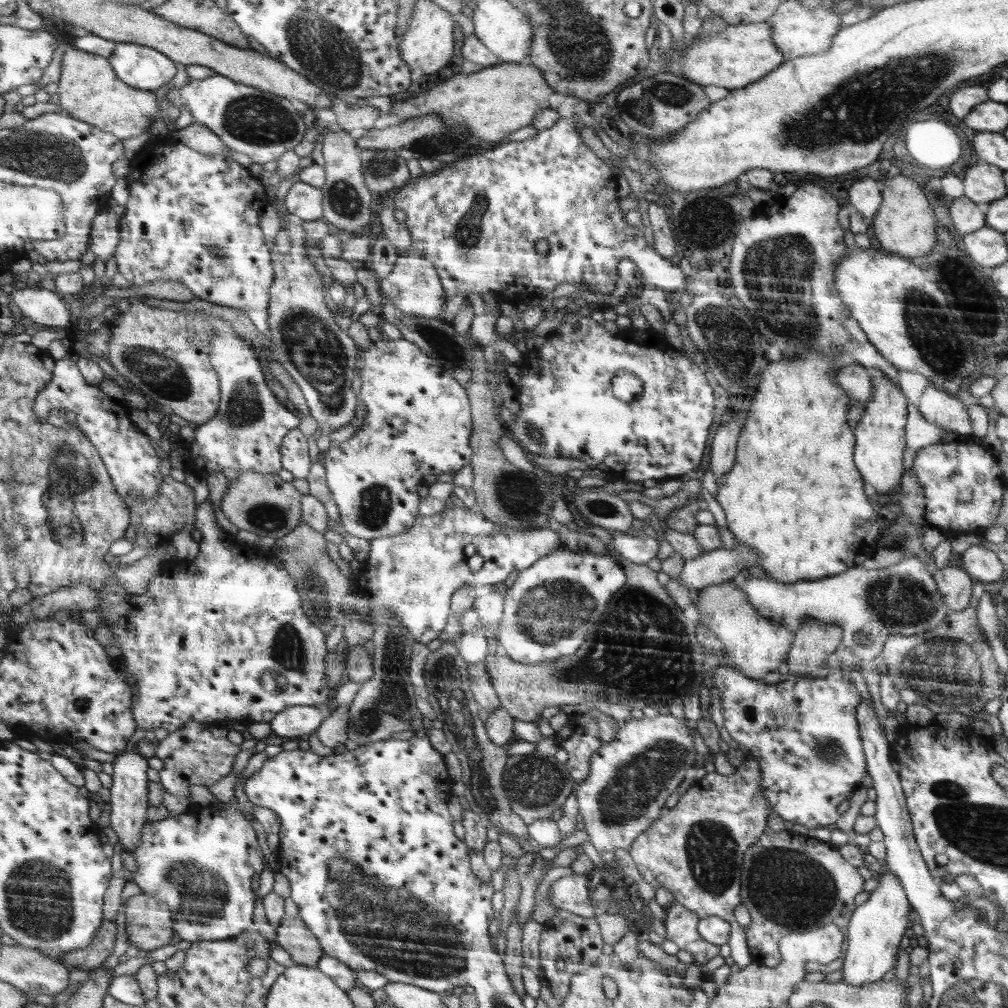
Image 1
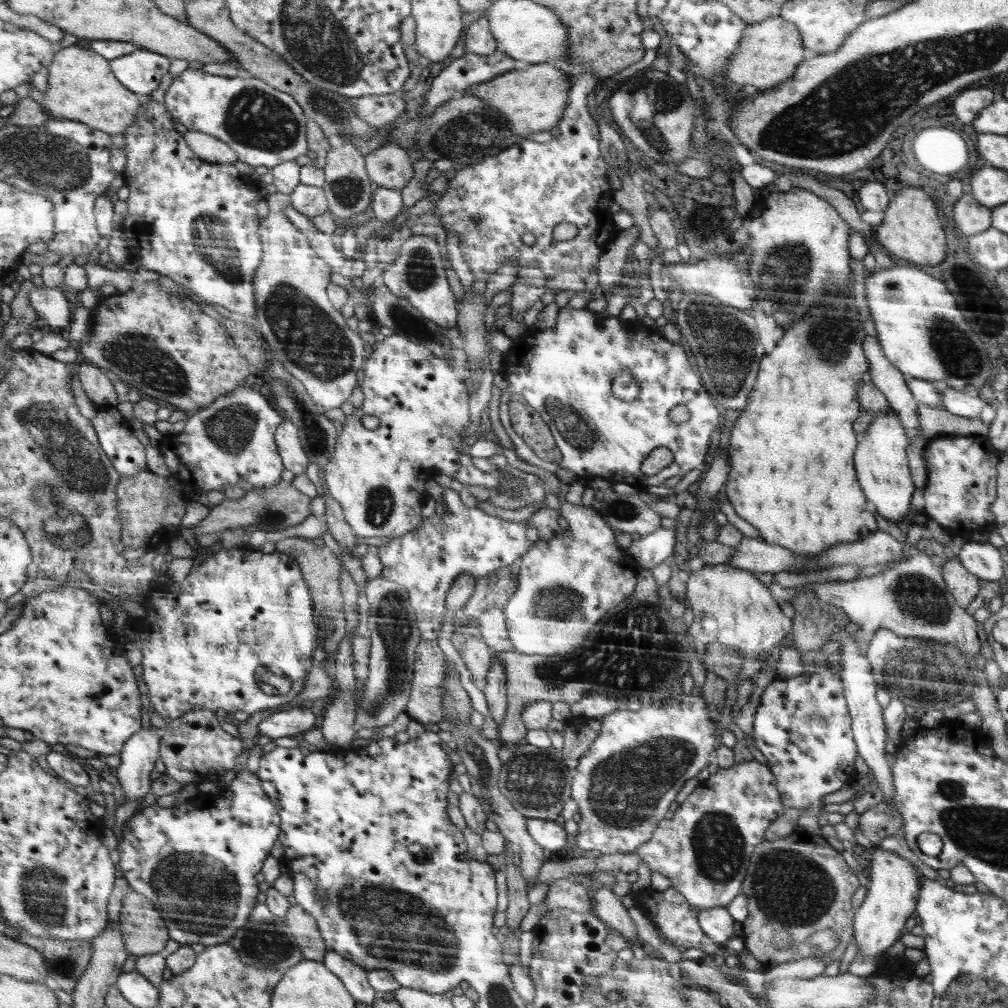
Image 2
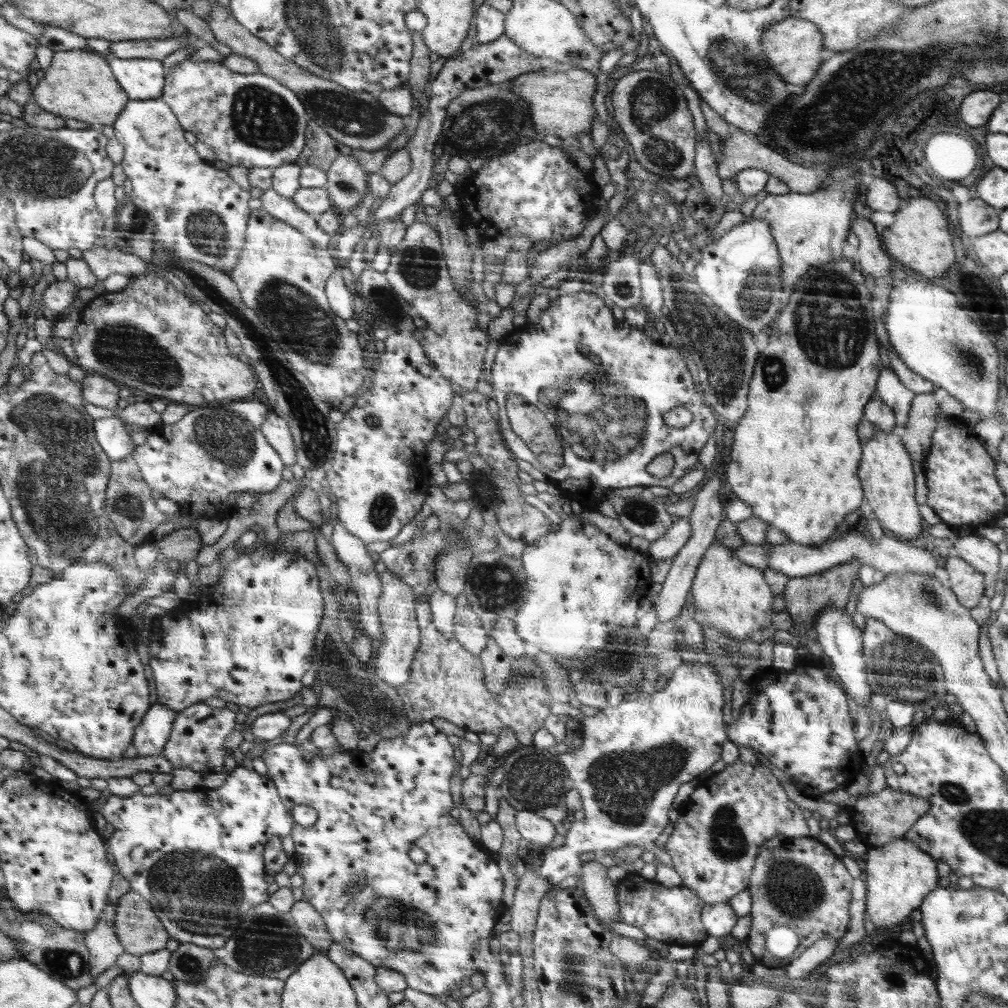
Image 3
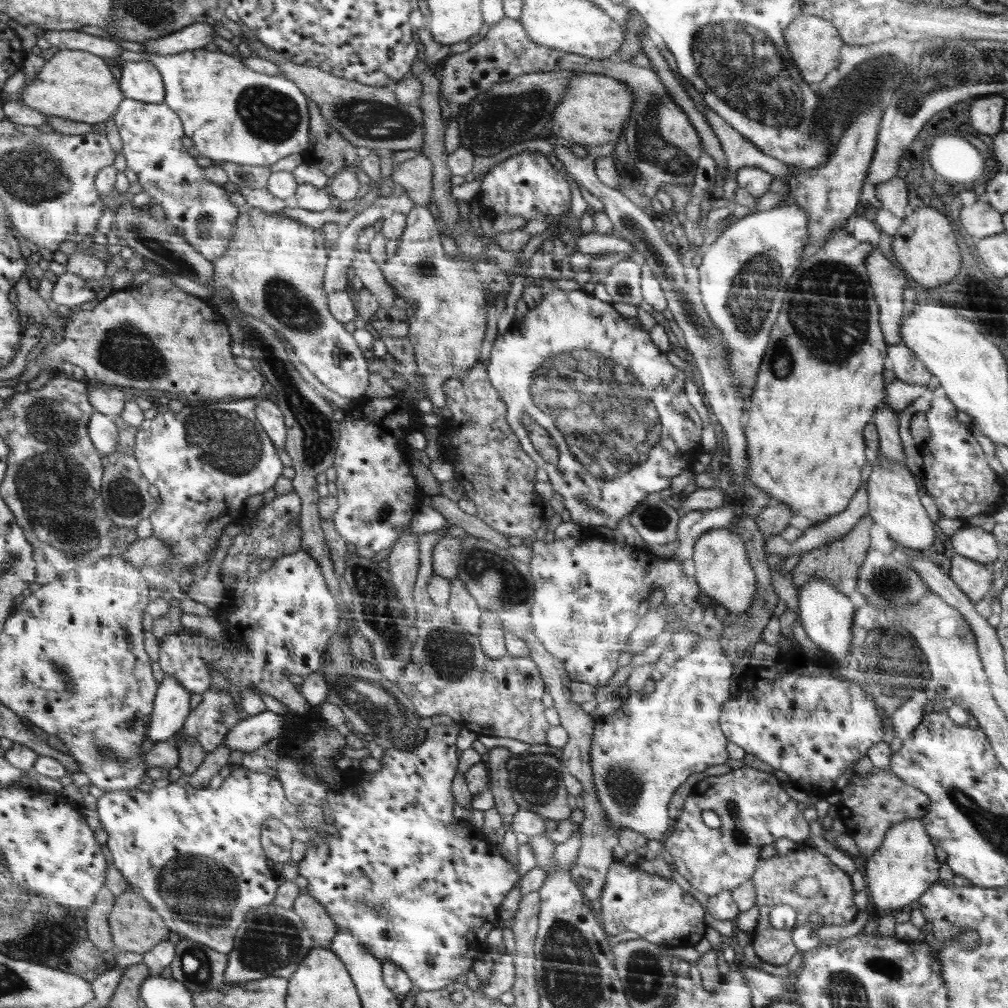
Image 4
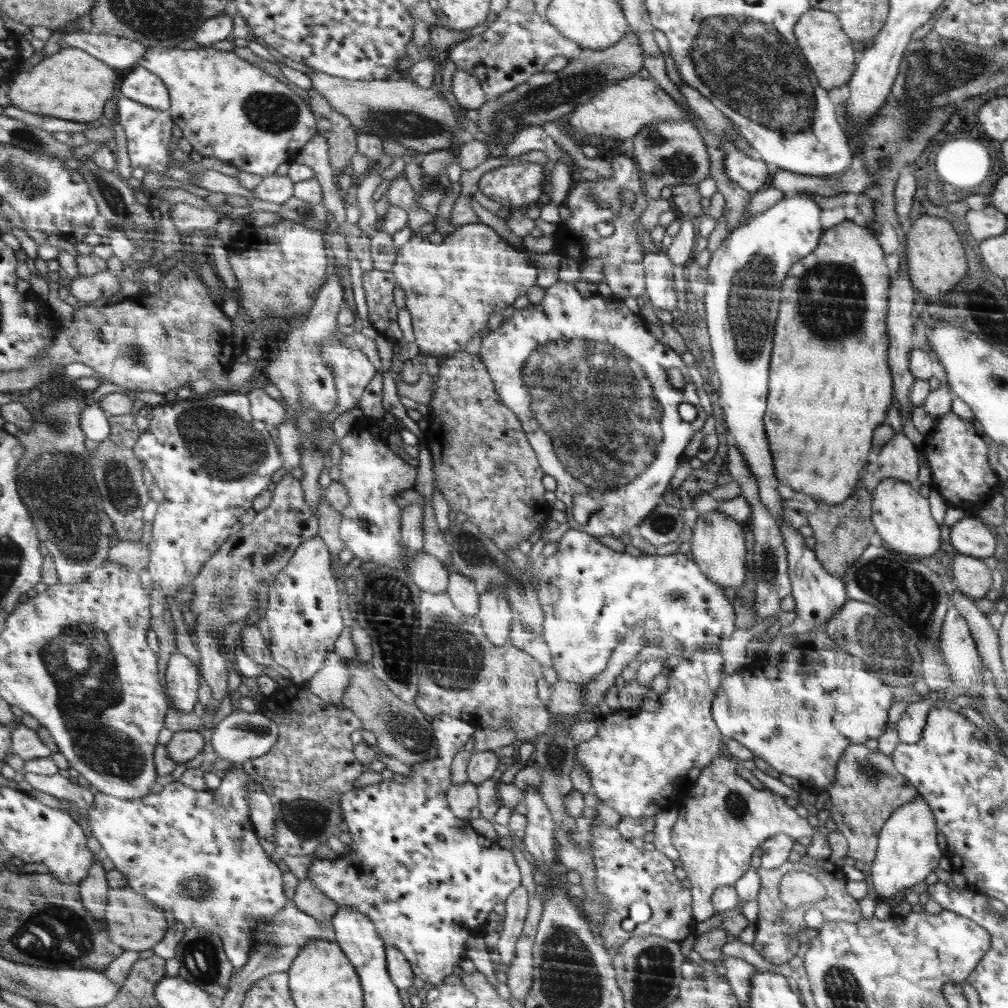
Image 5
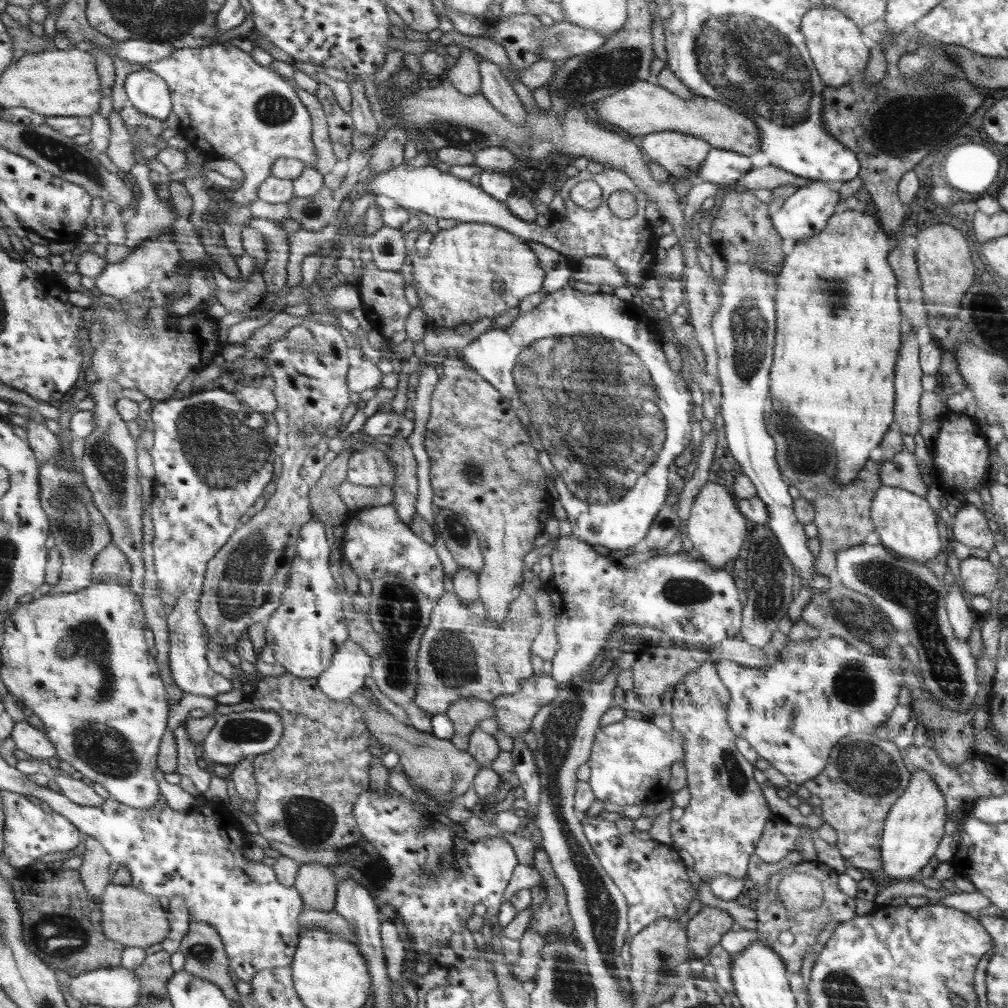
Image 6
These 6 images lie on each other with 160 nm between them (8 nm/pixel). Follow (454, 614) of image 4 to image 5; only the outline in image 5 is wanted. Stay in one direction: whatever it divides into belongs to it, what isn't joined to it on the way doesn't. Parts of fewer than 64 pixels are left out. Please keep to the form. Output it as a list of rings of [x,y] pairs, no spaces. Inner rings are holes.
[[[458,572],[450,573],[450,585],[444,598],[452,602],[455,610],[461,610],[468,616],[476,616],[479,611],[479,594],[474,582]]]

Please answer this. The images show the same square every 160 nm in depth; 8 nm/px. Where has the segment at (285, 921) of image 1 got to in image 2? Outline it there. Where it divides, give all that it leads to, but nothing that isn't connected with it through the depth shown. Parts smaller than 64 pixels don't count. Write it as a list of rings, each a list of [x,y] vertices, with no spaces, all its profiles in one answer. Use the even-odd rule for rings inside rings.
[[[292,905],[284,920],[302,952],[303,959],[323,962],[328,954],[328,946],[325,945],[314,917],[300,905]]]

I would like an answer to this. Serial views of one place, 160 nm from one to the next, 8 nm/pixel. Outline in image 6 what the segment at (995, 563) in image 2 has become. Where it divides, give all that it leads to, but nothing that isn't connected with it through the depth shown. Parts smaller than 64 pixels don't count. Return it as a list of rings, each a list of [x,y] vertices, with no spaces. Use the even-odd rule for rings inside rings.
[[[964,502],[962,508],[953,516],[952,531],[956,541],[968,548],[984,548],[987,551],[992,549],[996,534],[990,532],[984,514],[976,506]]]

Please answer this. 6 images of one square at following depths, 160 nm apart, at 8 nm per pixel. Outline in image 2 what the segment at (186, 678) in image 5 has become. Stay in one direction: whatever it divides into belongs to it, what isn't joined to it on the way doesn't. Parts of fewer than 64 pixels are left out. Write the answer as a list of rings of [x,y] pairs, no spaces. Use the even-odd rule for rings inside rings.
[[[143,729],[130,739],[122,752],[122,763],[117,768],[126,800],[136,800],[152,792],[152,772],[162,758],[162,736],[160,730]]]

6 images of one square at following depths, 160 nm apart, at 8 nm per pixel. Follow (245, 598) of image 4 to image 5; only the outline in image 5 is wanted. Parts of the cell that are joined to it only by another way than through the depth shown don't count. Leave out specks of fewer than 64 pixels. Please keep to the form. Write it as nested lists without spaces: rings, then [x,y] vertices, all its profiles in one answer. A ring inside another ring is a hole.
[[[314,535],[302,542],[268,588],[266,615],[255,623],[269,646],[271,657],[289,672],[294,684],[306,683],[324,667],[326,654],[334,650],[334,642],[344,628],[338,602],[340,592],[330,572],[332,559],[320,536]]]

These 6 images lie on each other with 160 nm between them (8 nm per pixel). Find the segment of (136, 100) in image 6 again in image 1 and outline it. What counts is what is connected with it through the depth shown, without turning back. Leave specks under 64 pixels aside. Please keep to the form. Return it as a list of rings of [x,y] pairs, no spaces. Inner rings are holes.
[[[118,43],[118,49],[110,59],[118,76],[138,89],[156,91],[178,74],[175,60],[142,44]]]

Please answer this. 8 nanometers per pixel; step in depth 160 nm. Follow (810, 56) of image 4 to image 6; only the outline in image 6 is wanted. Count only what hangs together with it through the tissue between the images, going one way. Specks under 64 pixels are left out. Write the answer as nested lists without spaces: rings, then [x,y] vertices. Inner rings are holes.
[[[817,4],[801,20],[801,32],[805,36],[805,44],[809,46],[810,56],[814,56],[814,64],[818,64],[818,72],[822,72],[822,80],[828,87],[842,87],[860,70],[867,67],[870,50],[866,48],[857,24],[840,10]]]

